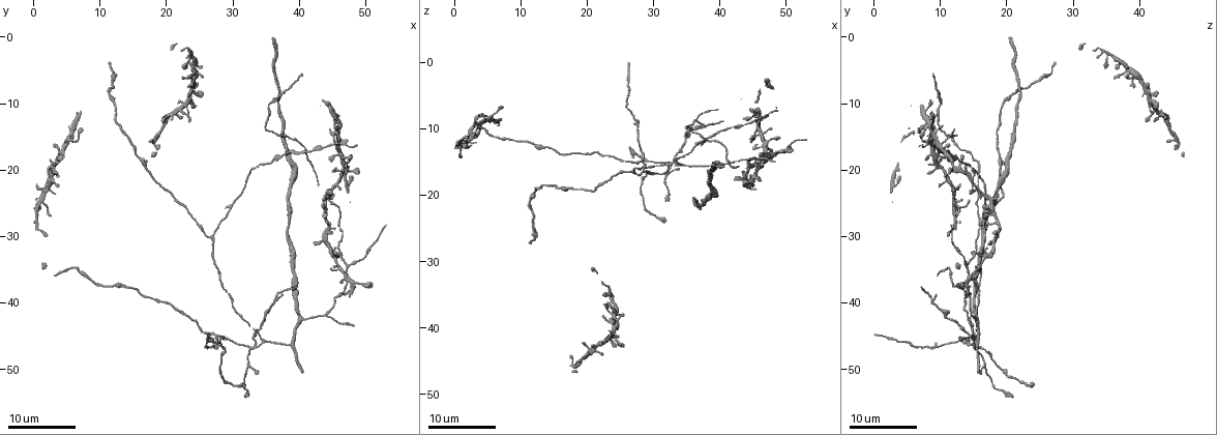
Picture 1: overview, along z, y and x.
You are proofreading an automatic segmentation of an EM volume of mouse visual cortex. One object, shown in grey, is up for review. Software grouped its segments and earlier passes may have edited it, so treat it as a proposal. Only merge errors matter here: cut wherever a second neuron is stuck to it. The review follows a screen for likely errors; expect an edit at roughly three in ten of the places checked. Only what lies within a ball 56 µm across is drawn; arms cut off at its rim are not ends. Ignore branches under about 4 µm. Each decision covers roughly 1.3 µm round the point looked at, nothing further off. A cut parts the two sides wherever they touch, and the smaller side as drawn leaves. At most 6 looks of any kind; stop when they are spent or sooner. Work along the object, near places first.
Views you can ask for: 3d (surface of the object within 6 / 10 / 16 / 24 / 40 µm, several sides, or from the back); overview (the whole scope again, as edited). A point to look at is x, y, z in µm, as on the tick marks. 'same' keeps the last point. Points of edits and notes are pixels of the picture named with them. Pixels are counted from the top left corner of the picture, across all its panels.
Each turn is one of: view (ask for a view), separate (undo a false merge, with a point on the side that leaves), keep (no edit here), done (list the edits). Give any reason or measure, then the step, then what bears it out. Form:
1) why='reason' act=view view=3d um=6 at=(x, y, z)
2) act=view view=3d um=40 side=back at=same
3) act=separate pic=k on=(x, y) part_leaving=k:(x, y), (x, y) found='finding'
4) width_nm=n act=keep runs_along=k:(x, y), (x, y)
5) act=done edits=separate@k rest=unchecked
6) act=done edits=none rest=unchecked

act=view view=3d um=24 at=(33.5, 46.5, 14.5)

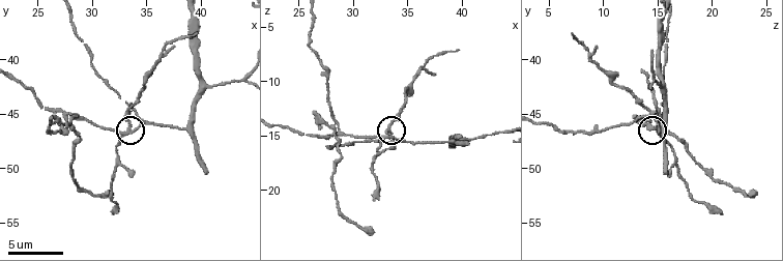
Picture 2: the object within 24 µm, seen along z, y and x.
why='closer look' act=view view=3d um=10 at=(33.6, 46.2, 14.8)

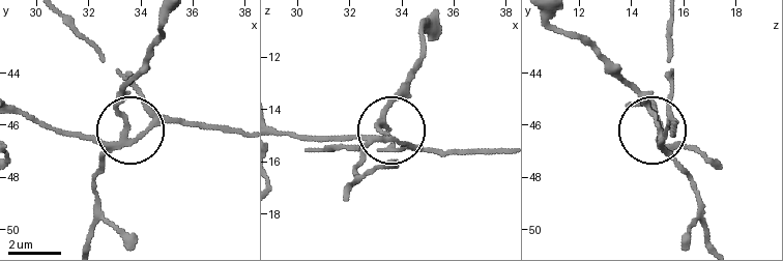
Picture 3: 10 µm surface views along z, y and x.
act=separate pic=3 on=(117, 106) part_leaving=3:(125, 138), (118, 93), (156, 42), (158, 20) found='two neurons meet here'

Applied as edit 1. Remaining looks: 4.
act=view view=overview

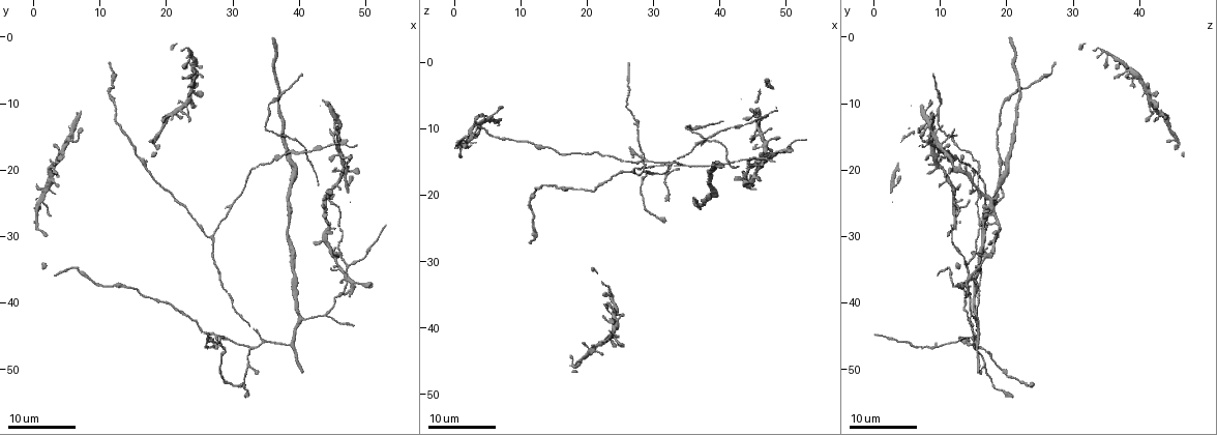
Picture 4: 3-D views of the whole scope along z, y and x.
why='two arms in line, one across' act=view view=3d um=16 at=(39.5, 15.5, 12.0)

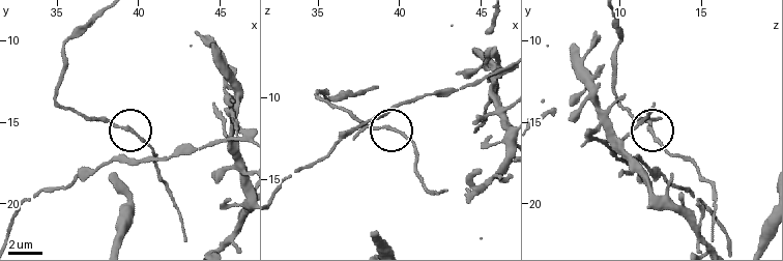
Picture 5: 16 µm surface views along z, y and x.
act=view view=3d um=10 at=(39.5, 15.6, 11.9)

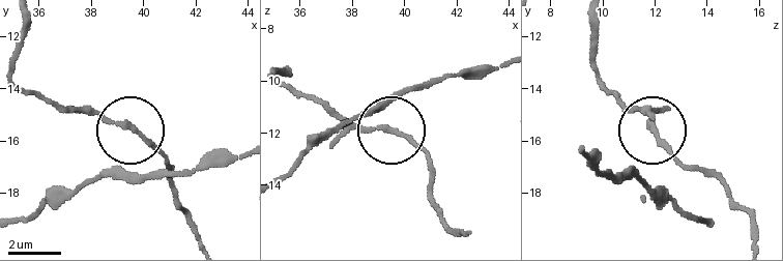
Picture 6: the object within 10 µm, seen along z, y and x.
act=keep runs_along=6:(581, 152), (614, 177), (649, 131), (690, 168) found='all the same neuron'

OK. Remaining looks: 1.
act=done edits=separate@3 rest=unchecked

